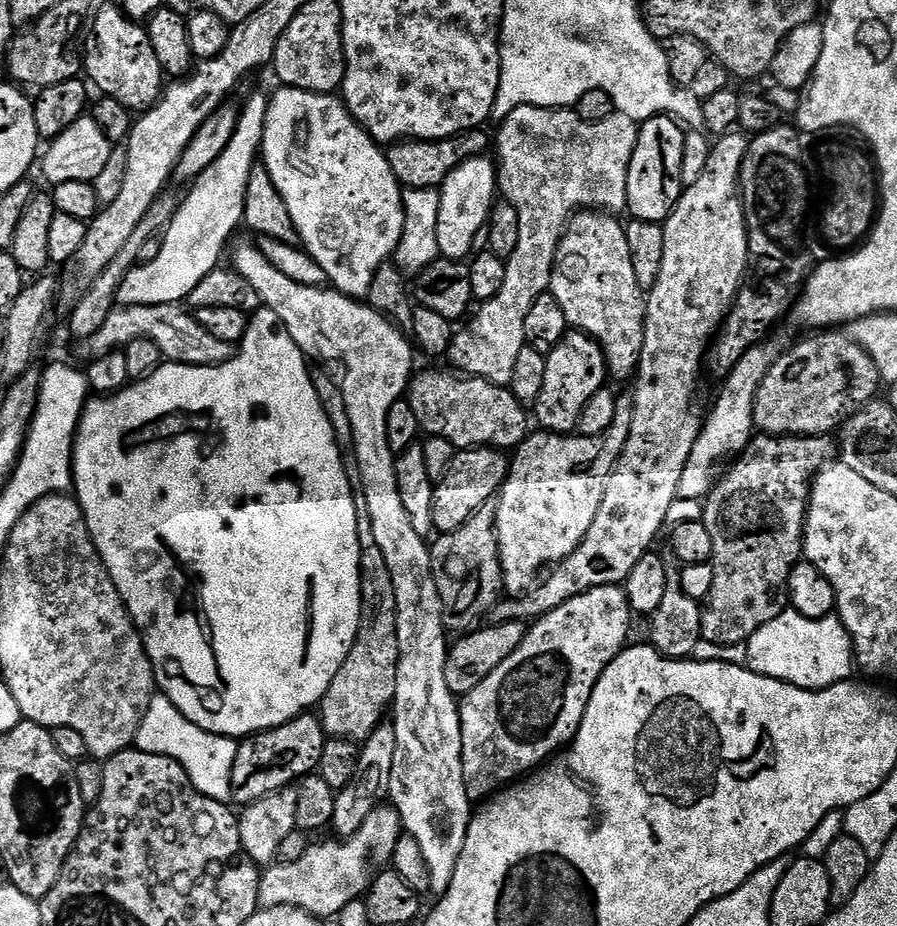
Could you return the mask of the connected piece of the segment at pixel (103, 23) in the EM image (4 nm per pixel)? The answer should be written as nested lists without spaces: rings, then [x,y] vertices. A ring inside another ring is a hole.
[[[101,3],[90,21],[88,41],[83,41],[84,66],[87,79],[101,88],[104,96],[113,96],[130,110],[147,110],[160,98],[166,84],[158,54],[150,46],[148,29],[143,23],[128,19],[119,3]]]

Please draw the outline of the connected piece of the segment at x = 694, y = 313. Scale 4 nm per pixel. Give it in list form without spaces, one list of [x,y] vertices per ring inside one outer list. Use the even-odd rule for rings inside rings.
[[[739,130],[726,132],[719,137],[710,147],[710,158],[706,158],[702,178],[681,191],[680,201],[668,219],[663,221],[666,251],[662,253],[662,271],[658,273],[658,282],[654,282],[652,291],[646,296],[642,354],[634,377],[636,389],[630,392],[634,402],[630,438],[626,438],[626,446],[606,482],[602,506],[598,506],[598,514],[594,514],[594,522],[590,522],[586,538],[582,538],[574,554],[561,560],[527,592],[508,598],[505,604],[497,603],[490,612],[493,621],[528,622],[558,610],[558,606],[570,602],[570,598],[578,598],[578,594],[586,594],[598,586],[623,585],[630,570],[634,570],[634,566],[638,566],[638,562],[653,547],[652,543],[663,530],[664,523],[665,528],[669,523],[668,511],[678,504],[678,482],[682,482],[686,458],[690,458],[690,450],[694,448],[700,433],[702,412],[695,408],[700,368],[702,372],[708,349],[720,331],[725,315],[732,311],[732,304],[748,271],[748,231],[744,202],[740,198],[740,171],[746,158],[748,141],[749,137]]]

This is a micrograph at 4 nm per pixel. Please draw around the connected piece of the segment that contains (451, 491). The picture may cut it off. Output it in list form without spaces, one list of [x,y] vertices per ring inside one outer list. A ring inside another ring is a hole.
[[[470,448],[455,453],[448,471],[440,477],[434,494],[434,526],[443,534],[458,530],[478,506],[489,503],[499,493],[500,485],[508,477],[510,460],[503,451],[494,448]]]

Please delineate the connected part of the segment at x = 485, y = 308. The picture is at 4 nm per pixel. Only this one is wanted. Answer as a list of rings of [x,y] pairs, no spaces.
[[[529,104],[515,108],[499,128],[500,133],[494,136],[495,159],[498,161],[498,192],[518,210],[518,246],[506,261],[506,282],[502,282],[502,290],[498,290],[493,300],[483,301],[479,305],[480,313],[471,317],[472,325],[465,332],[457,331],[453,335],[450,361],[453,364],[451,367],[461,373],[507,386],[510,378],[514,378],[514,361],[526,346],[526,314],[537,298],[549,291],[556,251],[569,220],[581,210],[620,214],[627,209],[626,178],[640,129],[637,121],[617,111],[610,118],[602,118],[602,122],[586,122],[578,118],[575,110],[535,108]]]

